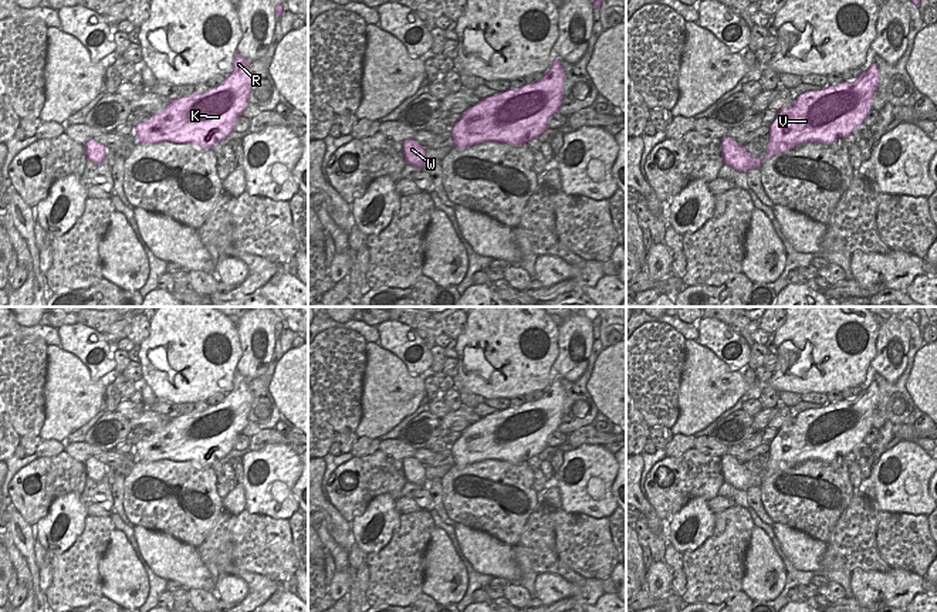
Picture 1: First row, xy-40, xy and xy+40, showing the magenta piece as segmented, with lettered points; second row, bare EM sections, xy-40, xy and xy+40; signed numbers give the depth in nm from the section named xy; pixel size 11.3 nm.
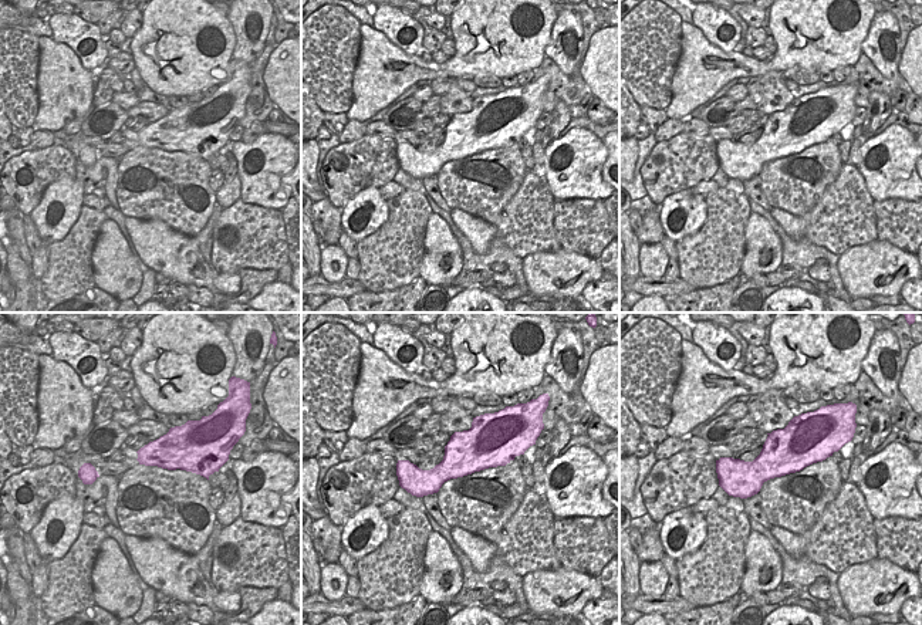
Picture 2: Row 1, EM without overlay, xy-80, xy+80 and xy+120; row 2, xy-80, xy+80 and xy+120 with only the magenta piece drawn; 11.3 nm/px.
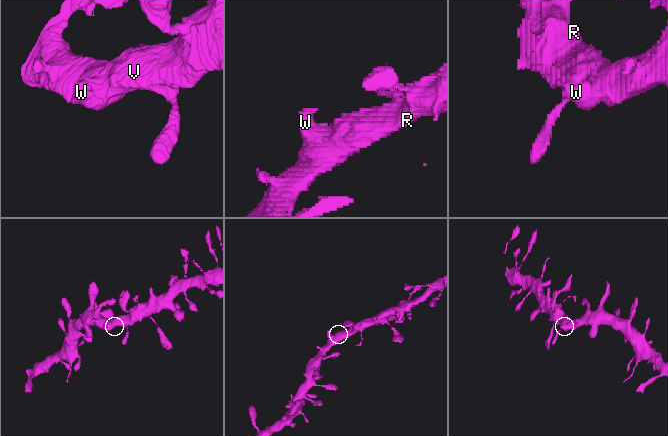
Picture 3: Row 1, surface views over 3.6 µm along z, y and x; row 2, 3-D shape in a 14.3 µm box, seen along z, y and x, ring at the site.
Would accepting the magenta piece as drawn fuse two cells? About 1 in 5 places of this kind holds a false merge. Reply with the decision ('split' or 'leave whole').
leave whole

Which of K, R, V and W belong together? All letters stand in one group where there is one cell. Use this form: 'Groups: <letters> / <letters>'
Groups: K R V W.

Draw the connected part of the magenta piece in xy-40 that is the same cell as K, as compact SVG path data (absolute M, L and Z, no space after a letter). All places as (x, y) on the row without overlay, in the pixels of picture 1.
M236 372L233 385L219 405L173 417L162 430L138 442L138 461L193 461L212 467L216 460L224 459L248 425L253 403L247 378Z

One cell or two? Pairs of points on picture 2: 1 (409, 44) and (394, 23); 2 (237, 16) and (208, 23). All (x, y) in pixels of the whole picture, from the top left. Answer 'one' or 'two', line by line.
1: one
2: two

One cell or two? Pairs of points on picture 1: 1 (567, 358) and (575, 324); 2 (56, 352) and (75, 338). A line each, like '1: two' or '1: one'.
1: one
2: two

